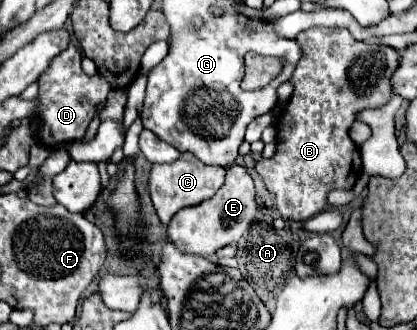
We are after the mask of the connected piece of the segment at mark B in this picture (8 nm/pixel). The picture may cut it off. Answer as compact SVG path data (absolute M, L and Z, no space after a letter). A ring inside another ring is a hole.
M309 28L297 36L303 50L291 84L295 86L285 112L279 116L277 128L277 152L265 160L255 162L257 174L263 178L269 192L277 196L277 210L289 222L305 222L319 214L327 206L329 190L347 190L361 174L359 148L349 140L349 128L355 122L355 114L365 108L379 108L391 100L391 74L397 68L399 54L395 48L383 44L357 42L345 28Z

